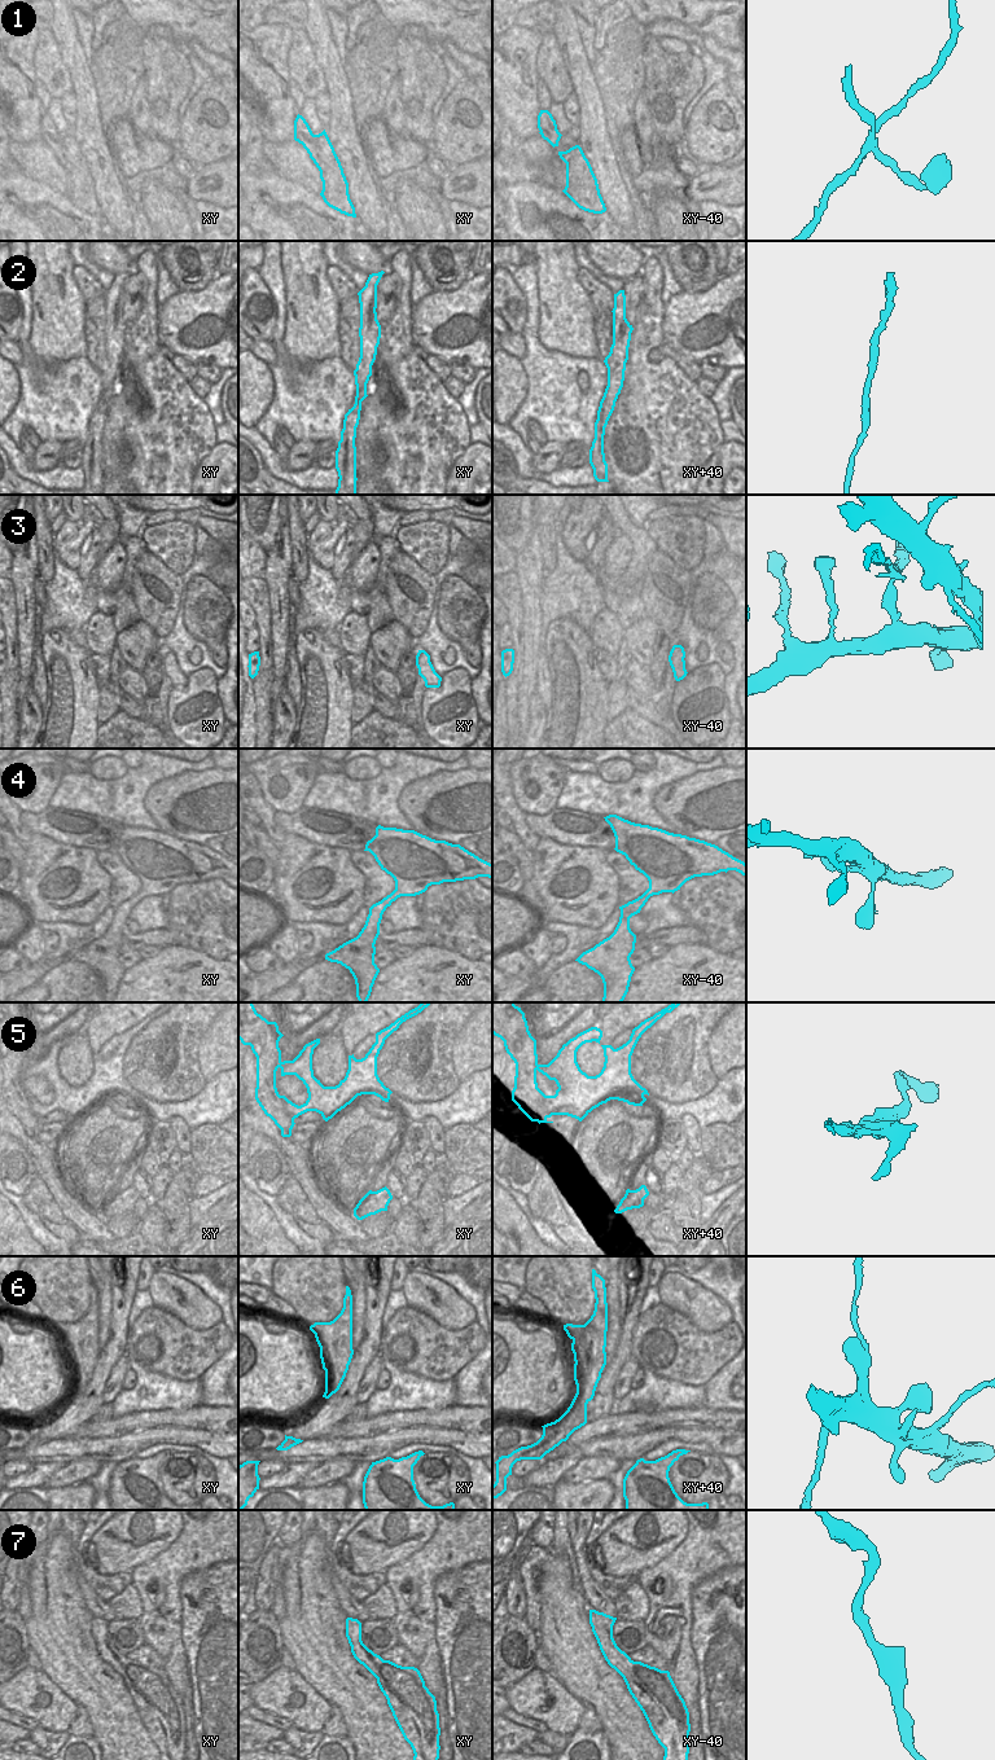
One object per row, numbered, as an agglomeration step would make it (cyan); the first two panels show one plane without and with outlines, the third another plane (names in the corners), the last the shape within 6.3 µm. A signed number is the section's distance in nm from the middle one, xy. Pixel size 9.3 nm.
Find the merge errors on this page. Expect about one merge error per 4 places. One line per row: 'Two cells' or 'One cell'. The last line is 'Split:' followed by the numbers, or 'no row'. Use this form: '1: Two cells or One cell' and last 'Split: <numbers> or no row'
1: Two cells
2: One cell
3: Two cells
4: One cell
5: One cell
6: Two cells
7: One cell
Split: 1, 3, 6.

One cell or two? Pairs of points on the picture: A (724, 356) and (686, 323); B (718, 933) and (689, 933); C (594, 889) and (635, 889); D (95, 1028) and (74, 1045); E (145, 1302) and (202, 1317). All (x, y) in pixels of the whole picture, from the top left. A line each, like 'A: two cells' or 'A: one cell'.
A: one cell
B: two cells
C: two cells
D: two cells
E: two cells

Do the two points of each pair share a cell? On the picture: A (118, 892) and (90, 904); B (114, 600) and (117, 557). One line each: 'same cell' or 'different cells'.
A: different cells
B: same cell

